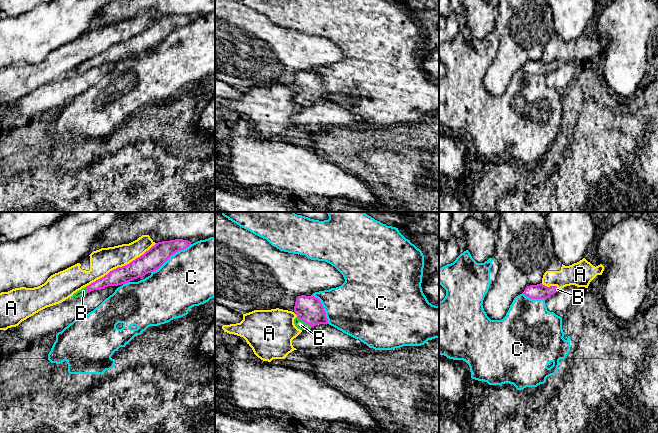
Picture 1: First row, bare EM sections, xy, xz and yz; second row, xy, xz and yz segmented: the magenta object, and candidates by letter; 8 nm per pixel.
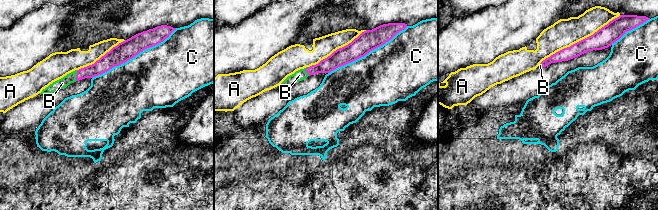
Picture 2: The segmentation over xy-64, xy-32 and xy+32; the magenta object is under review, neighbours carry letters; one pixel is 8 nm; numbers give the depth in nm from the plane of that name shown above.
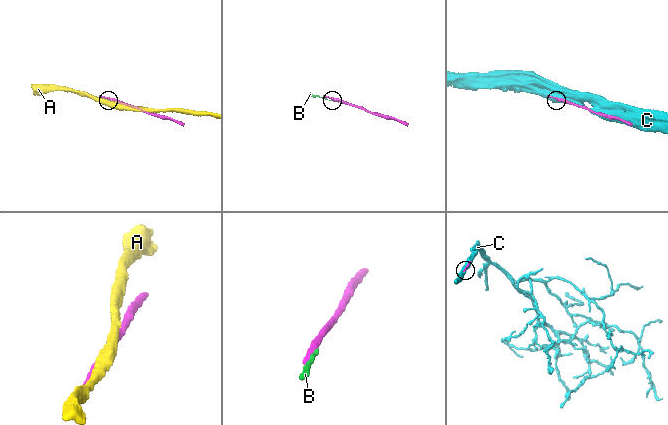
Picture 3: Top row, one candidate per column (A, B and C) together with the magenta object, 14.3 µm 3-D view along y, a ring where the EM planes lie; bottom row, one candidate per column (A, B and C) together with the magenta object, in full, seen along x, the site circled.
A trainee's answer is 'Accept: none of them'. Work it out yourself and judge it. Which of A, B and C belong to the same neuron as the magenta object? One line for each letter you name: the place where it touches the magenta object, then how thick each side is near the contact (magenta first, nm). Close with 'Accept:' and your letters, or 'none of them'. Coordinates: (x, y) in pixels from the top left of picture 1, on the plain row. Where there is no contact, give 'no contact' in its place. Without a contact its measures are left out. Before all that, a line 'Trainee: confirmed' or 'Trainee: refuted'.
Trainee: refuted
B: xz (304, 97) | 220/70 nm
Accept: B

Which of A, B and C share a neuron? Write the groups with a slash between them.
A / B / C

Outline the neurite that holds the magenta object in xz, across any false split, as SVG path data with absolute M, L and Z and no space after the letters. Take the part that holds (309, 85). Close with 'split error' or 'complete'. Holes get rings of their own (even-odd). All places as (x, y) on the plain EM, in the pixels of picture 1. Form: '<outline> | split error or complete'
M301 71L296 74L294 88L297 93L294 95L295 102L300 106L310 106L312 103L318 100L329 100L326 93L326 88L321 77L314 72Z | split error

